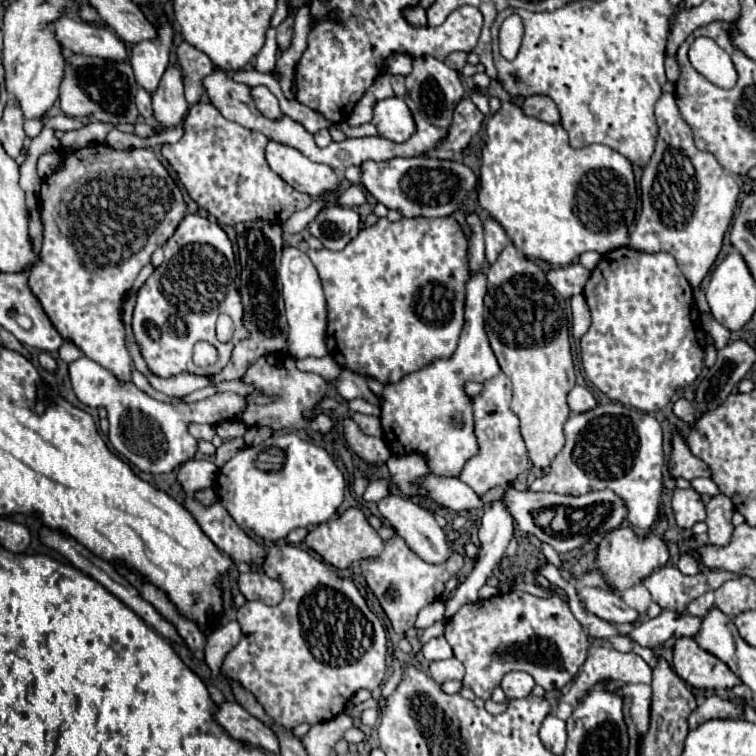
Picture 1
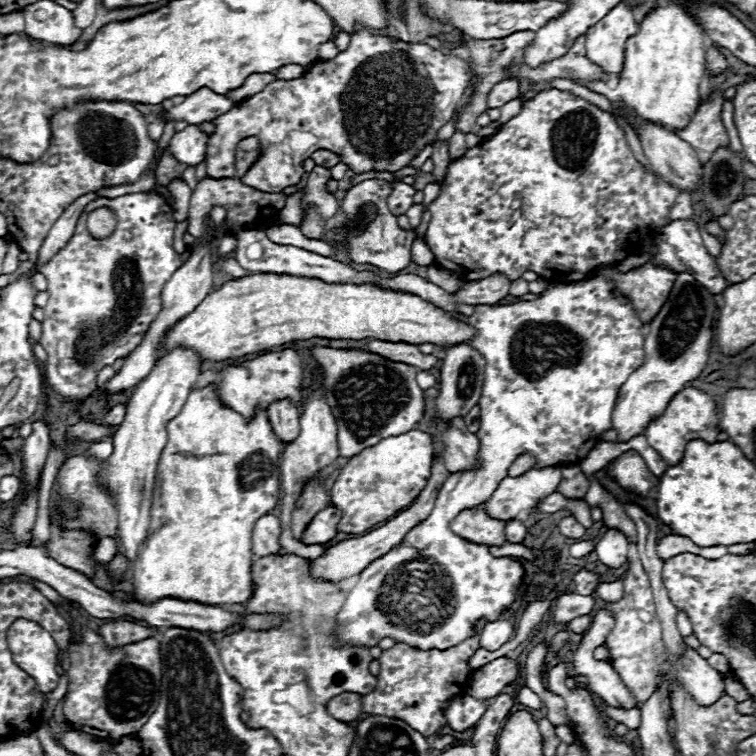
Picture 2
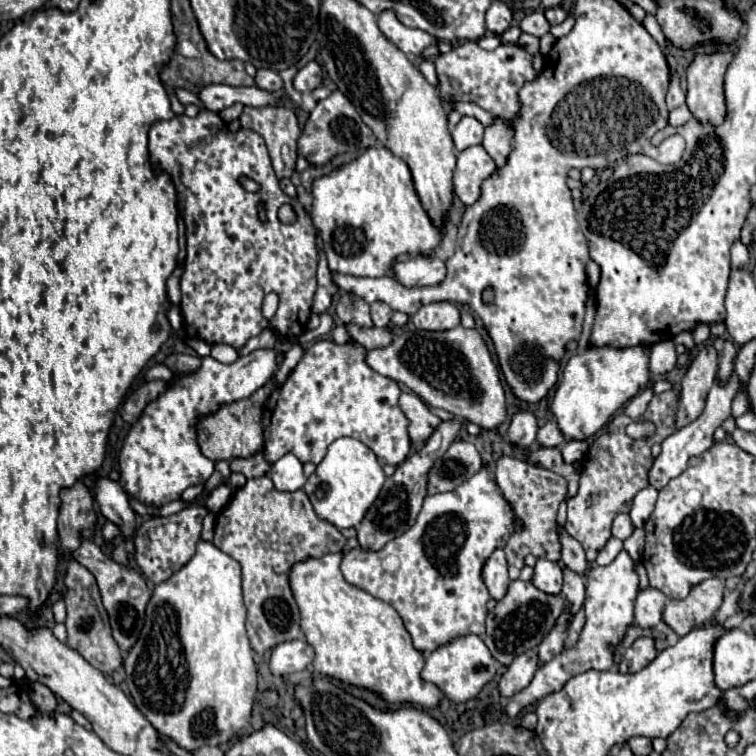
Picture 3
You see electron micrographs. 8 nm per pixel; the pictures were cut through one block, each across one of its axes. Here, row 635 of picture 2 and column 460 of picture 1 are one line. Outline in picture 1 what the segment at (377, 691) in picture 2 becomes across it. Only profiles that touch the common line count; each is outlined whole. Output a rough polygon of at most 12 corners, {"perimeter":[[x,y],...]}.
{"perimeter":[[506,374],[474,398],[480,444],[460,480],[478,496],[530,468]]}

